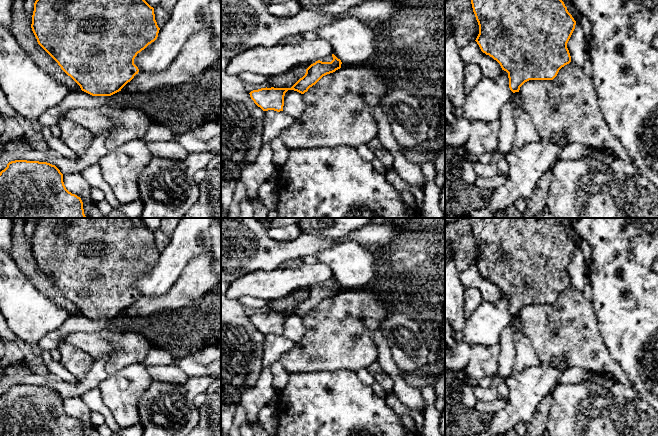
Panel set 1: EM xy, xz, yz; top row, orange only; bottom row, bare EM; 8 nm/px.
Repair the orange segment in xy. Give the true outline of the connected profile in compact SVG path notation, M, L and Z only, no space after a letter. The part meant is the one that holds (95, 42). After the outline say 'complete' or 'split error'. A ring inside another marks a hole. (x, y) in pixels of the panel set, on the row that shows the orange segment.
M36 0L34 3L31 28L38 44L80 86L82 91L92 96L111 96L121 91L139 72L138 67L134 64L135 57L157 39L160 30L155 20L154 8L145 0Z; complete

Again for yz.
M471 0L479 25L476 42L481 51L496 60L508 73L509 88L515 93L529 80L553 80L559 70L571 62L567 43L576 21L562 0Z; complete

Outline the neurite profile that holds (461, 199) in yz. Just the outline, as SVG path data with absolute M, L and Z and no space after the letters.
M445 145L445 218L453 215L455 218L468 218L475 210L486 207L488 195L474 184L467 184L463 178L461 156L455 148Z

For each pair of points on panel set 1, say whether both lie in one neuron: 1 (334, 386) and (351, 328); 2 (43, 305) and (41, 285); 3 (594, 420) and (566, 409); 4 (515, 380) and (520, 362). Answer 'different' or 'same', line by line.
1: different
2: different
3: same
4: different

